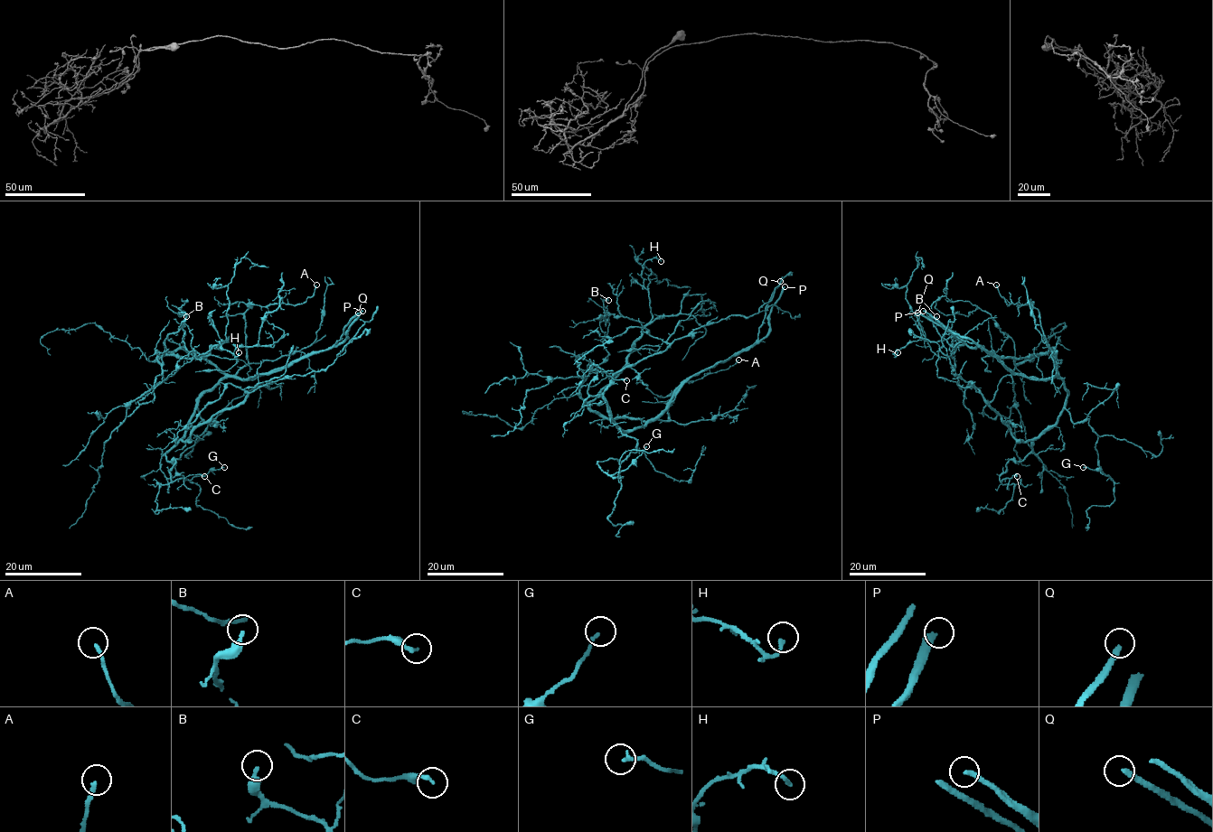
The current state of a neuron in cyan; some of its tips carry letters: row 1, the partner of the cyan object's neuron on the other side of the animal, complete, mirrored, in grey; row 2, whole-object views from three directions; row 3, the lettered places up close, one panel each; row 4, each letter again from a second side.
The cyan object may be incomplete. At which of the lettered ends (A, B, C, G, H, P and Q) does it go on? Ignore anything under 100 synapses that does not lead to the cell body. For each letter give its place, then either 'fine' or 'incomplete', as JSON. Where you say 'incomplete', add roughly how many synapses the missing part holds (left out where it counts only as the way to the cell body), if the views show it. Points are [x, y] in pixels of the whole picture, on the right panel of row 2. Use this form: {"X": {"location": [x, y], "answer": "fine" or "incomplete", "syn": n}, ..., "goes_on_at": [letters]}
{"A": {"location": [996, 285], "answer": "fine"}, "B": {"location": [936, 316], "answer": "fine"}, "C": {"location": [1017, 476], "answer": "fine"}, "G": {"location": [1083, 467], "answer": "fine"}, "H": {"location": [897, 352], "answer": "fine"}, "P": {"location": [923, 311], "answer": "incomplete", "syn": 140}, "Q": {"location": [917, 313], "answer": "incomplete"}, "goes_on_at": ["P", "Q"]}

